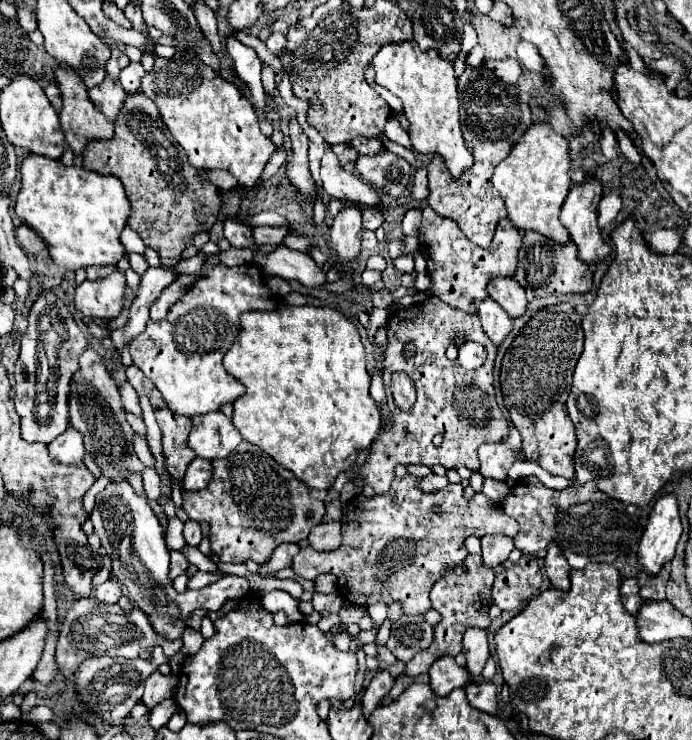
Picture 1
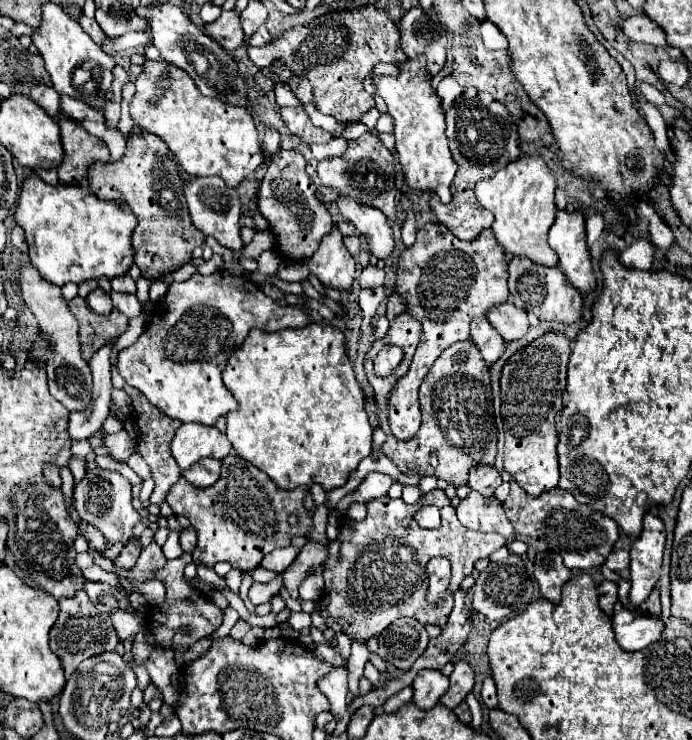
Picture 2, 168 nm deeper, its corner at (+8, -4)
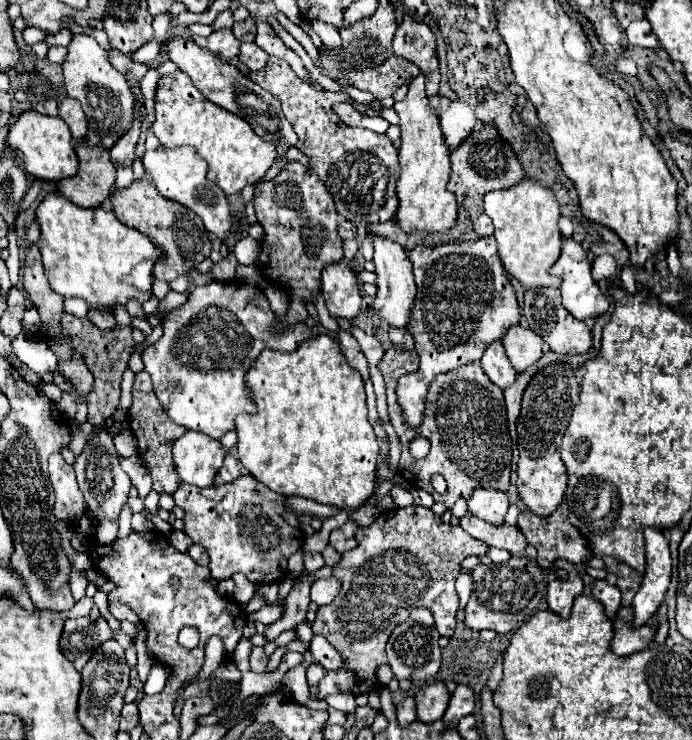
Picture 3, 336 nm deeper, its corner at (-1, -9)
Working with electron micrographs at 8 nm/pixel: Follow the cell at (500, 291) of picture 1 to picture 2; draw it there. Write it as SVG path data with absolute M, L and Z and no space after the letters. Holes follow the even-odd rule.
M509 301L499 307L493 307L487 313L487 321L497 329L497 333L503 337L505 343L519 341L529 331L527 313Z

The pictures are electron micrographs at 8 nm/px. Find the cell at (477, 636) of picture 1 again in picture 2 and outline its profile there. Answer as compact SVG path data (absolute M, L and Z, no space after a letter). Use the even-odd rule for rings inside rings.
M455 663L453 673L449 675L449 691L439 699L445 707L455 709L459 703L465 701L465 697L471 693L473 689L473 681L475 675L471 671L471 667L467 667L467 663Z

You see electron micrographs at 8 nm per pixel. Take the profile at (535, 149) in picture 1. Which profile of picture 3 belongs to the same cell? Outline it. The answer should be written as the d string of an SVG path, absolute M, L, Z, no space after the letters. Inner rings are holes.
M524 178L508 190L488 192L484 196L484 212L494 222L494 238L498 242L498 254L506 272L520 280L526 288L560 288L560 276L552 276L548 272L562 252L562 234L558 228L560 204L554 192L542 184L536 184L536 180Z

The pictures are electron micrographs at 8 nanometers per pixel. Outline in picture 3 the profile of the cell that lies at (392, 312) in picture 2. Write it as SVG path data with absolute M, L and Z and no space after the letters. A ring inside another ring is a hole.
M390 328L390 340L400 346L400 348L414 348L414 340L412 340L412 334L406 330L406 328Z

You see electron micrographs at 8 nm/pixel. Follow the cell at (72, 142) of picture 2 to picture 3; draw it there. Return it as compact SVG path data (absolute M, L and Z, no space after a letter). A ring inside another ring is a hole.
M84 142L76 144L78 172L76 176L58 182L58 192L82 208L100 206L110 196L116 178L116 166L106 148L88 148Z

